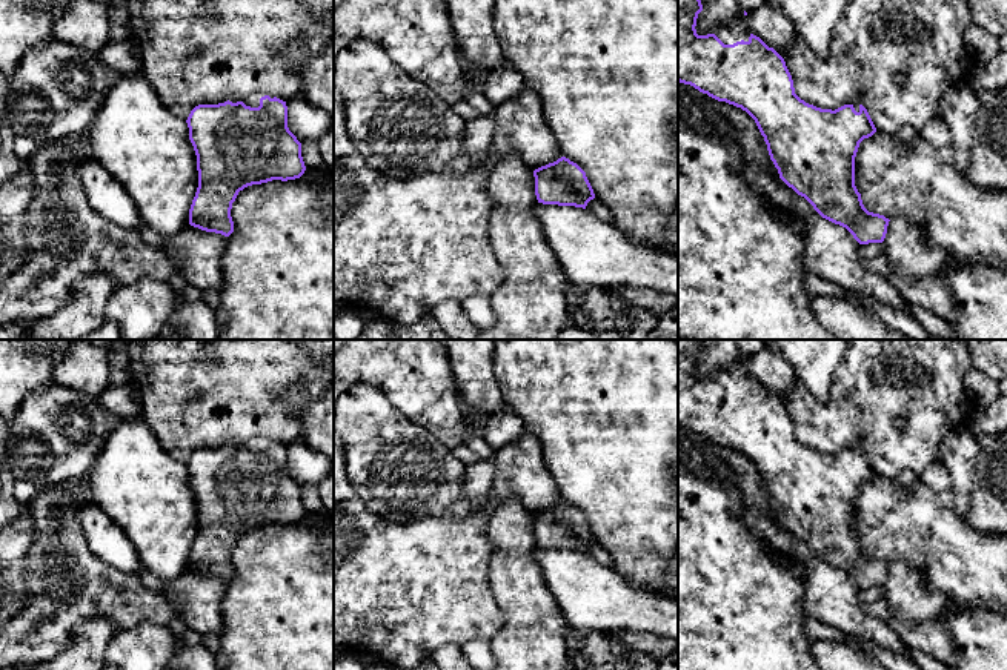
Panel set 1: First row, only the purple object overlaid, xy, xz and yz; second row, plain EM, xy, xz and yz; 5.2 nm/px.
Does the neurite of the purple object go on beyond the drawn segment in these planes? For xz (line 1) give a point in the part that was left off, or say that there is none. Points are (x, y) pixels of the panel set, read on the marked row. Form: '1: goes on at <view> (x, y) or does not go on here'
1: does not go on here

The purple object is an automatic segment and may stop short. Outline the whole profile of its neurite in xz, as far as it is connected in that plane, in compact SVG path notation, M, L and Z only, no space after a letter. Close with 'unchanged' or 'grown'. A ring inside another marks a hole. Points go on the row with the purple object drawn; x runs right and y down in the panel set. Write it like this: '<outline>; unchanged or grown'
M566 157L533 171L538 203L586 209L595 198L586 172Z; unchanged

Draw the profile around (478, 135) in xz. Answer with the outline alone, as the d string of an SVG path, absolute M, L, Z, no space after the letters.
M495 112L466 123L464 154L481 166L492 152Z

